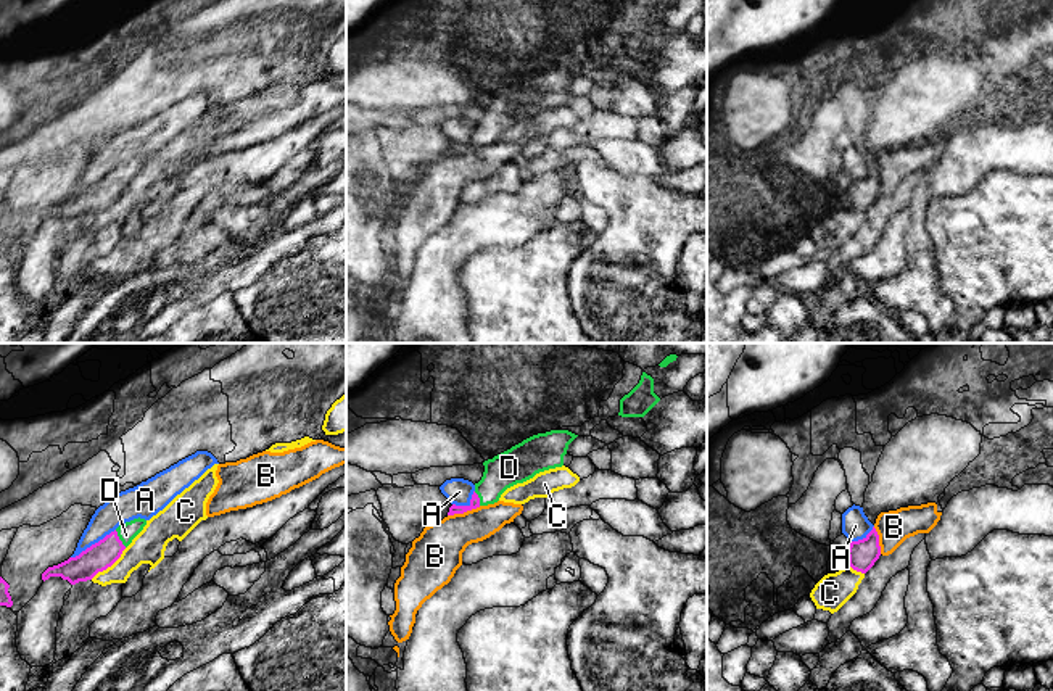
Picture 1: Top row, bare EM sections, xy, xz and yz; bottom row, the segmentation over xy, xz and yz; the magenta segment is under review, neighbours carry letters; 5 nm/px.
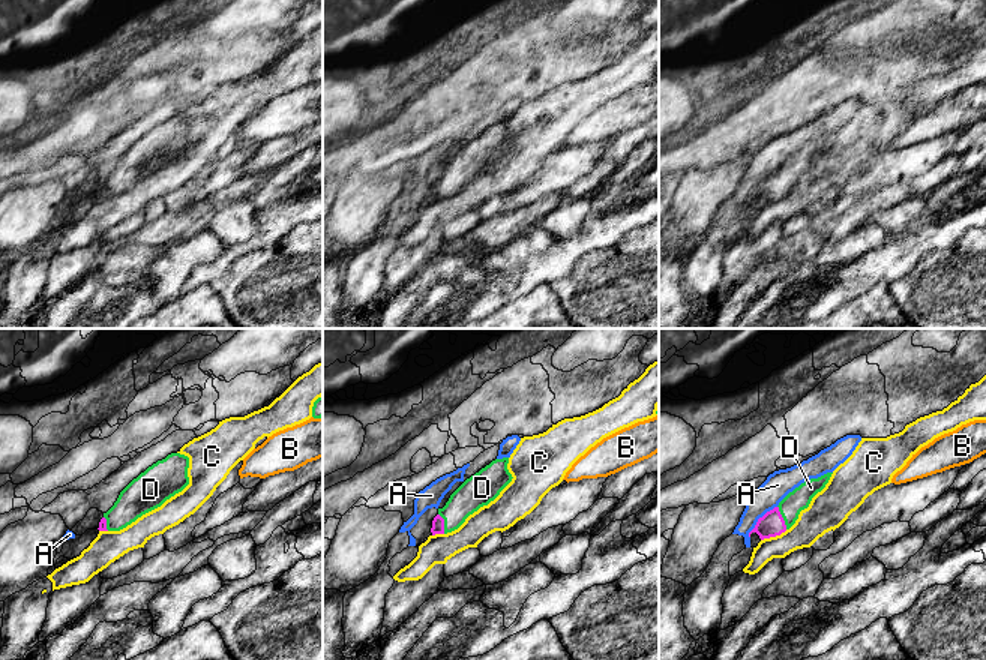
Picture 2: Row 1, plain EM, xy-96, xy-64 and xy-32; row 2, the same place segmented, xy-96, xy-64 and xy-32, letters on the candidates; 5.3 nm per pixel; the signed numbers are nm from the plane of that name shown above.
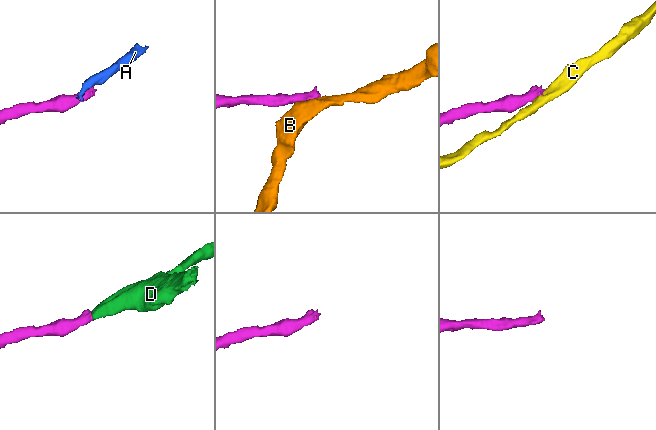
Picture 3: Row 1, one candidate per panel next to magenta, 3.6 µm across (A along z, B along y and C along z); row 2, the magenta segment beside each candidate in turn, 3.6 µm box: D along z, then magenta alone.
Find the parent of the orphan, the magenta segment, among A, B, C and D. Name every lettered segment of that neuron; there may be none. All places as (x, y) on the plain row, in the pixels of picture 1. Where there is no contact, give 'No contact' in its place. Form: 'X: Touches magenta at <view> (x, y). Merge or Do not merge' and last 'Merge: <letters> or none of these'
A: Touches magenta at xy (92, 184). Do not merge
B: Touches magenta at xz (464, 150). Do not merge
C: Touches magenta at xy (108, 205). Do not merge
D: Touches magenta at xy (118, 177). Merge
Merge: D

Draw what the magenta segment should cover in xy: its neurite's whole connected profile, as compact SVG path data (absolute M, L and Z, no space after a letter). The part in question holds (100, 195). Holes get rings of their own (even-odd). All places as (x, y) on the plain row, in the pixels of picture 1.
M140 156L121 163L114 171L82 190L79 195L69 197L58 205L48 206L42 213L42 219L45 221L50 216L61 216L71 224L92 219L98 211L106 209L121 197L122 190L143 169L145 164L147 159Z

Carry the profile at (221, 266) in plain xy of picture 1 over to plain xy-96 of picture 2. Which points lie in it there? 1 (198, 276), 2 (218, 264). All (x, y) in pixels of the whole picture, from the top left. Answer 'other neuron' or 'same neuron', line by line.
1: same neuron
2: same neuron

